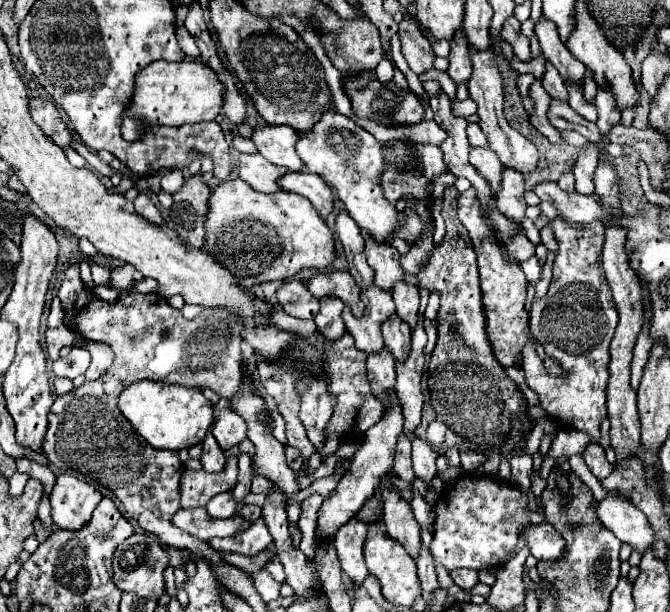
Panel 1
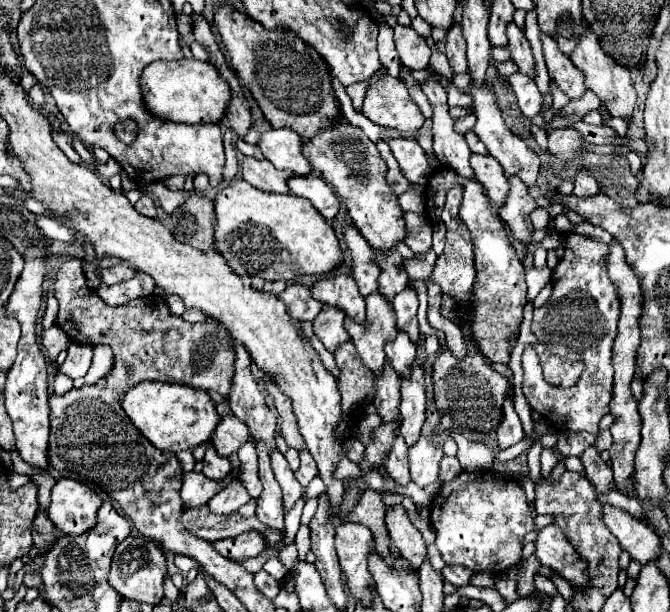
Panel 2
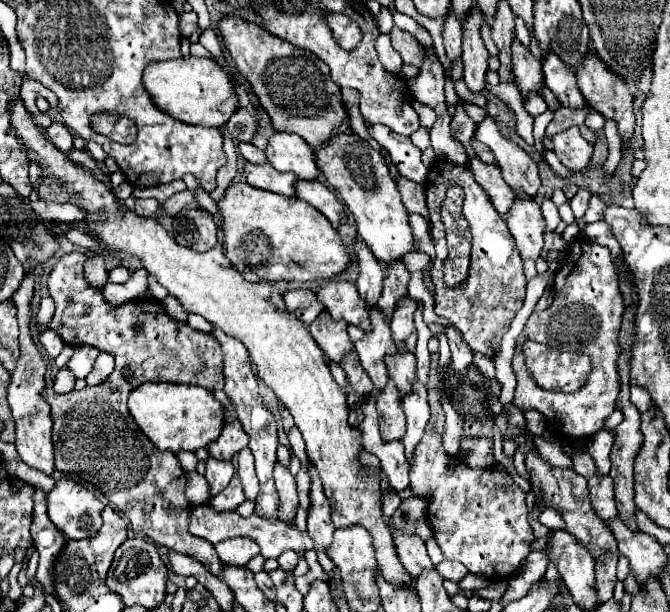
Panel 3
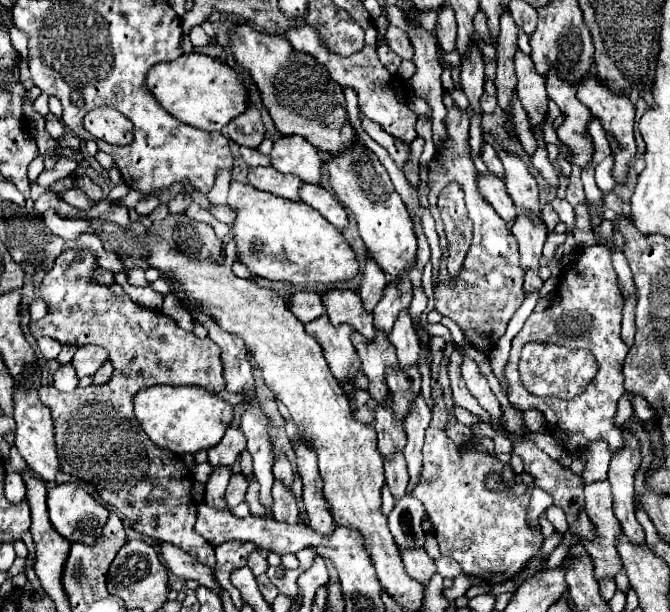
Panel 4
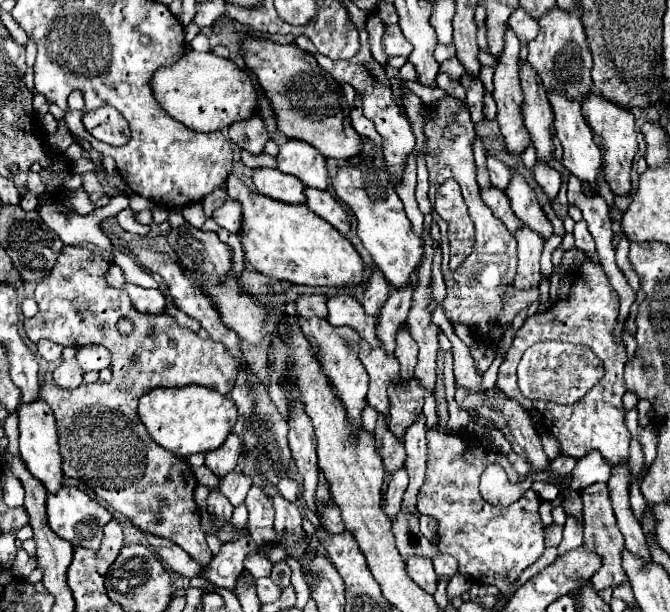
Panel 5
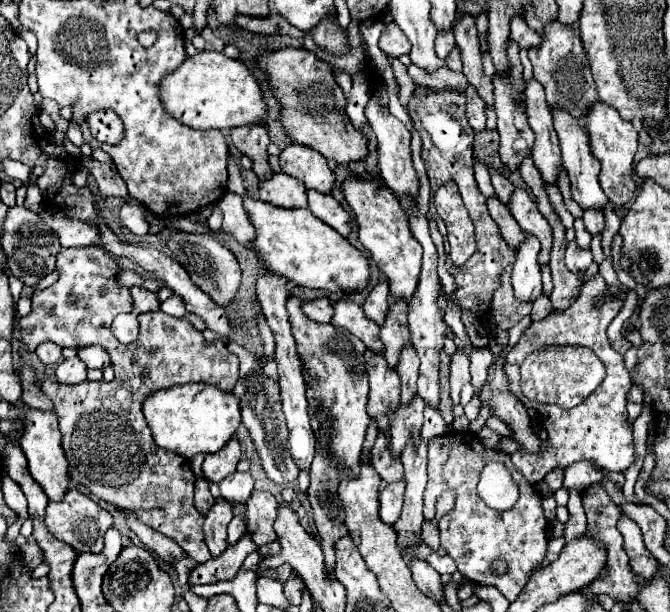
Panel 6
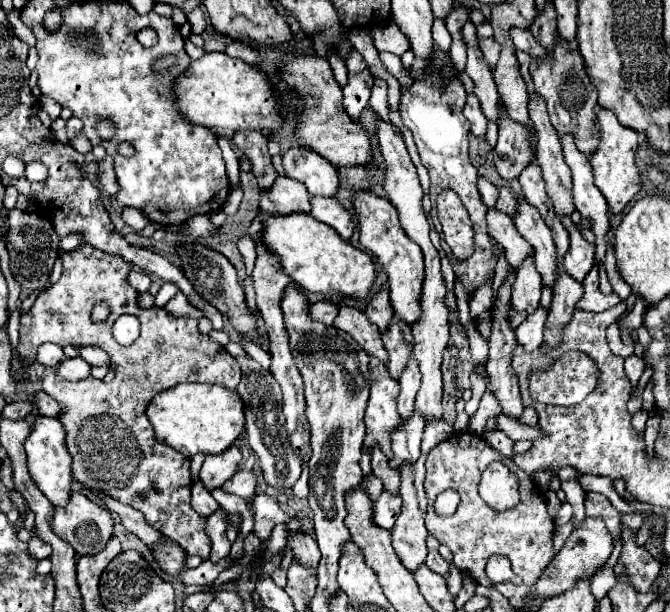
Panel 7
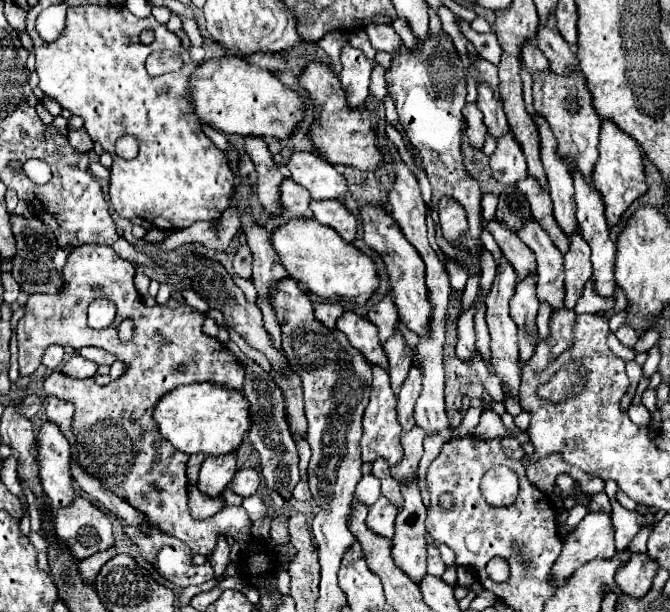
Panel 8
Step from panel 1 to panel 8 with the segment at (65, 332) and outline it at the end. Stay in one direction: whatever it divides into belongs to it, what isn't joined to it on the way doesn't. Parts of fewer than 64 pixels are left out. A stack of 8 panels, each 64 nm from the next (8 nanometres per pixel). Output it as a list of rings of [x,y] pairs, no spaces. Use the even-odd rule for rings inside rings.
[[[48,346],[44,356],[42,356],[42,364],[48,370],[58,370],[64,362],[64,348],[62,346]]]

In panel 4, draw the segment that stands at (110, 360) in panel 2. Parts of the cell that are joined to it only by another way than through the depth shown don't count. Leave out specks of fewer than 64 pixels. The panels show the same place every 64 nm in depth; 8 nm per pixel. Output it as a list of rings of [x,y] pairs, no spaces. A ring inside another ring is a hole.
[[[106,360],[106,362],[98,368],[98,372],[92,374],[92,384],[106,384],[106,382],[110,380],[110,376],[112,376],[112,370],[114,370],[112,362]]]

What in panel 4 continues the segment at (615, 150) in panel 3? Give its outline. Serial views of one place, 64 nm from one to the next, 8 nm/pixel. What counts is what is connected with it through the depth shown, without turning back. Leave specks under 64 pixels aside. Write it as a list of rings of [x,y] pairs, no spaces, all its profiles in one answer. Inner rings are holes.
[[[610,154],[604,161],[595,168],[595,182],[603,194],[614,191],[616,183],[612,177],[614,157]]]

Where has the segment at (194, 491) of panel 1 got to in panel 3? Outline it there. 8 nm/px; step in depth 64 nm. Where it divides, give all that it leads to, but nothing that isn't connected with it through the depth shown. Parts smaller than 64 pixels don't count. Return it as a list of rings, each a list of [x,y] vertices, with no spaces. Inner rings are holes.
[[[190,472],[188,480],[186,480],[186,498],[192,506],[200,506],[206,504],[210,498],[210,488],[208,488],[208,480],[204,480],[202,474],[198,472]]]

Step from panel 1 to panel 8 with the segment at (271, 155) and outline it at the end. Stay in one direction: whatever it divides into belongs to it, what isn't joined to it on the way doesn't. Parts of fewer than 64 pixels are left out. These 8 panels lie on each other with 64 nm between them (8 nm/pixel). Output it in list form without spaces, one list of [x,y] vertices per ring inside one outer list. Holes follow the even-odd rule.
[[[292,152],[286,168],[290,170],[290,178],[302,184],[314,200],[342,198],[346,194],[344,176],[320,154]]]

